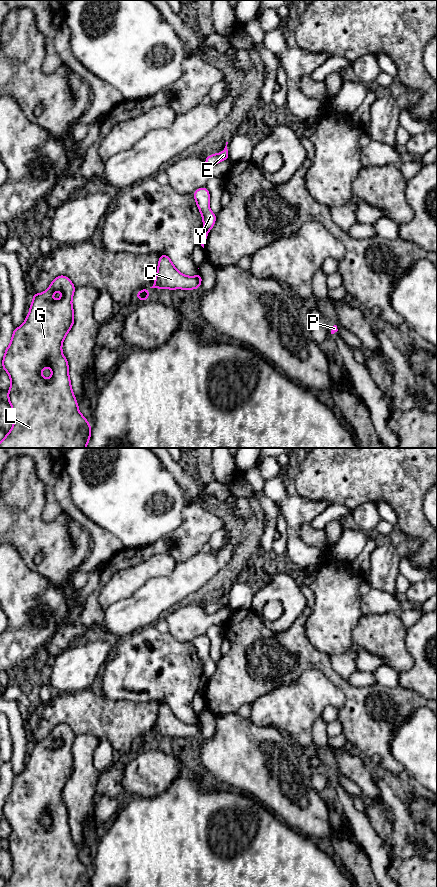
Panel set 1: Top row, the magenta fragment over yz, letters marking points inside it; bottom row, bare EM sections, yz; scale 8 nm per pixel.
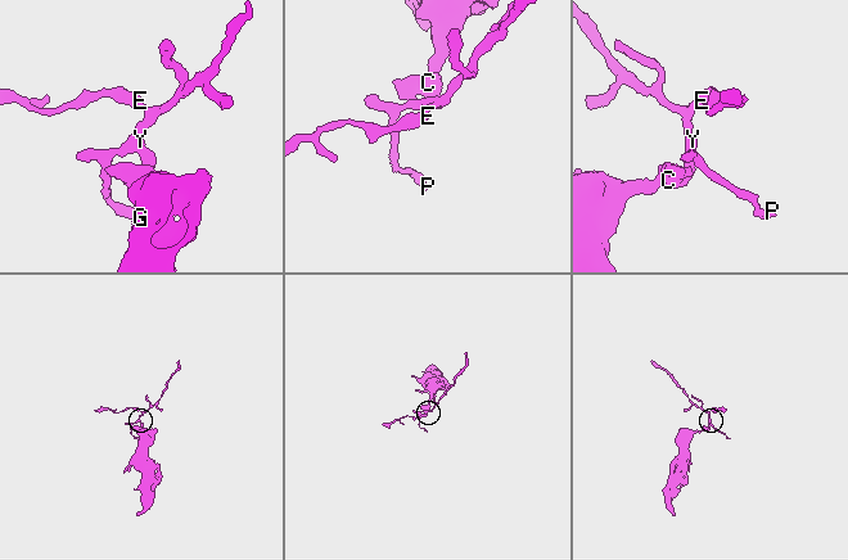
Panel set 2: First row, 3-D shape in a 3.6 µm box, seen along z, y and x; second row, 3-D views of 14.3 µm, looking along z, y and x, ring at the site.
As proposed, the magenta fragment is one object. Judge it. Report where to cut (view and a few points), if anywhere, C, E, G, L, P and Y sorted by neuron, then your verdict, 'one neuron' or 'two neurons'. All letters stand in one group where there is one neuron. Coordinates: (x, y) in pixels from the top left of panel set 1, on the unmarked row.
cut in yz along (203, 677), (207, 680); C G L / E P Y; two neurons

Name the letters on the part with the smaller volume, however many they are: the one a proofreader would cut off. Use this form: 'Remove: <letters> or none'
Remove: E, P, Y

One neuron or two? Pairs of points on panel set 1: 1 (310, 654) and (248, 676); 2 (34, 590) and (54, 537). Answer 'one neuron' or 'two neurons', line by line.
1: one neuron
2: two neurons

